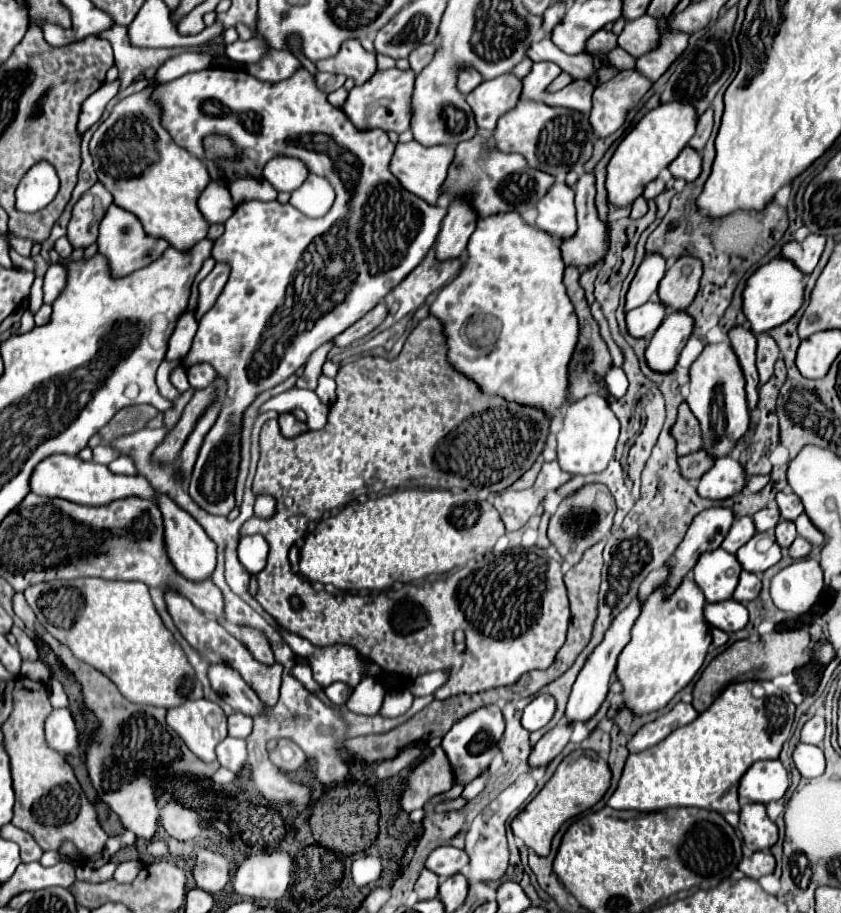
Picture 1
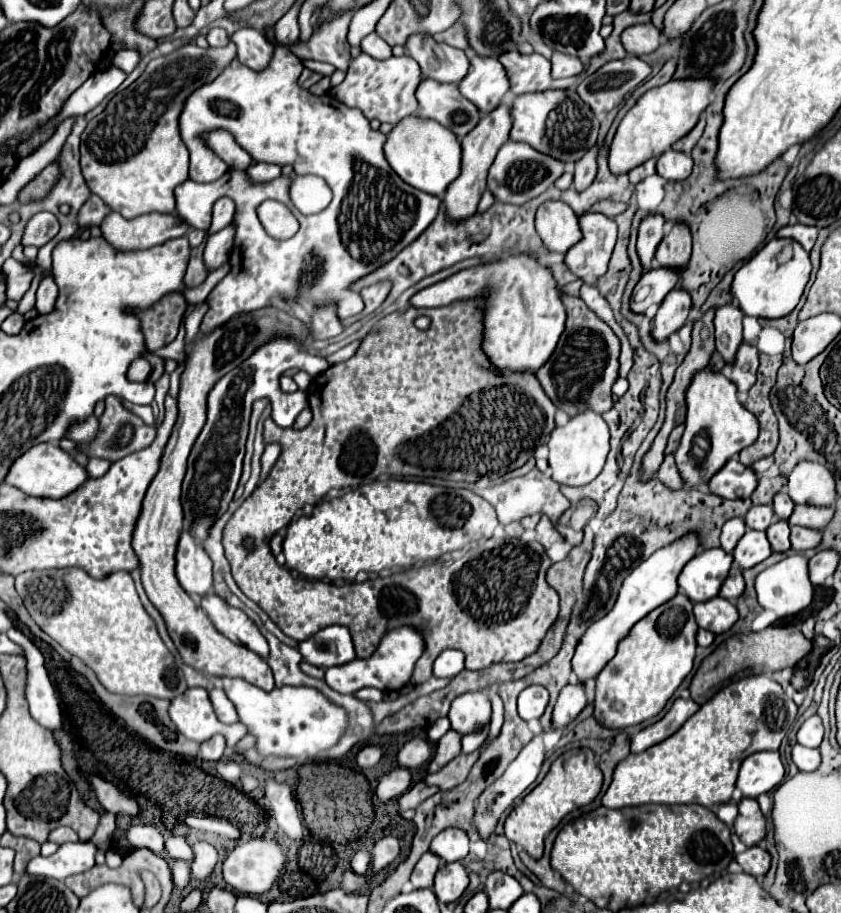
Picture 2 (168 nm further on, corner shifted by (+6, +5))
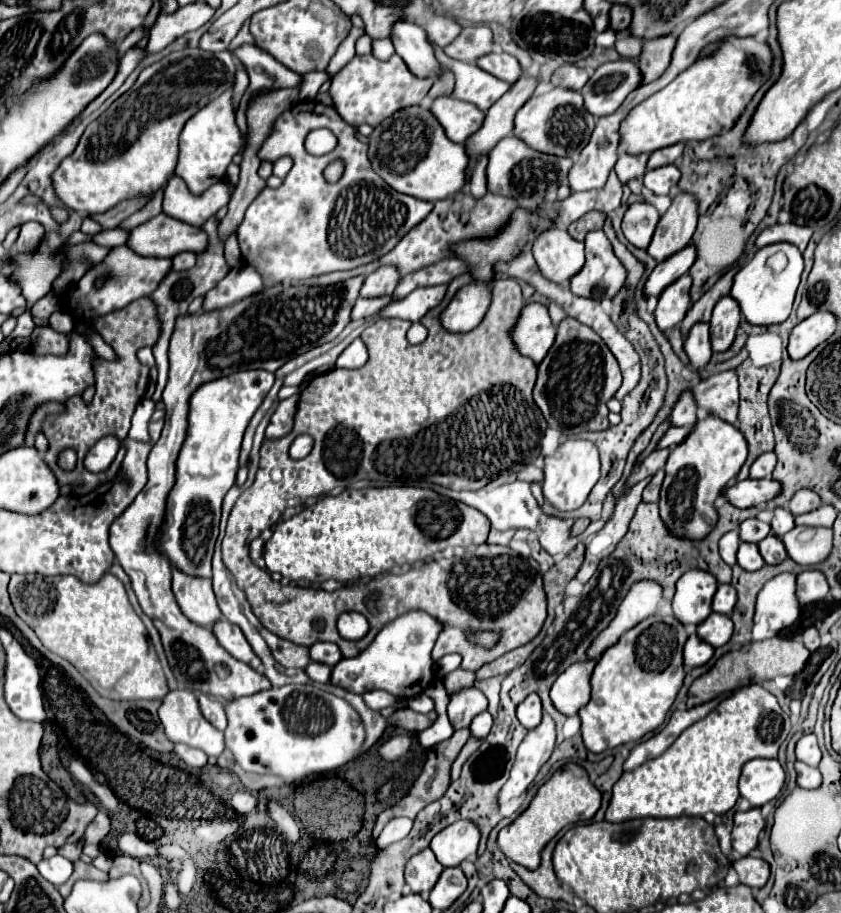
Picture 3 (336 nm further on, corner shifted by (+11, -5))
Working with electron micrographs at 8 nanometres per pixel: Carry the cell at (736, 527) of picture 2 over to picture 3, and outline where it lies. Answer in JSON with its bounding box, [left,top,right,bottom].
[719,530,741,566]

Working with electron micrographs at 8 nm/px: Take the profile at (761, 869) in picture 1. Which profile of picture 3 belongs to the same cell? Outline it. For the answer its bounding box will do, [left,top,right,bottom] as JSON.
[733,856,769,886]

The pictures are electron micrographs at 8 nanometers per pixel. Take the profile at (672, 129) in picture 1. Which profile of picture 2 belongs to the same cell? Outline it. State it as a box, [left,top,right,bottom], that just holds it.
[610,80,712,176]

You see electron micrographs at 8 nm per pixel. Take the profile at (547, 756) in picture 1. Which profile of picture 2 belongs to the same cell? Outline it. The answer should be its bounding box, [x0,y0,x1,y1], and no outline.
[552,682,586,728]

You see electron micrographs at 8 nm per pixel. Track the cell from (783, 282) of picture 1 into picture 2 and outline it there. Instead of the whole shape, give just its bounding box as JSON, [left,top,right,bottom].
[732,238,810,318]

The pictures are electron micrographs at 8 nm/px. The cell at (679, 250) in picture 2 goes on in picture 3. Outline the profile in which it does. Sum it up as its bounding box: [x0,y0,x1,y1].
[647,190,699,262]

